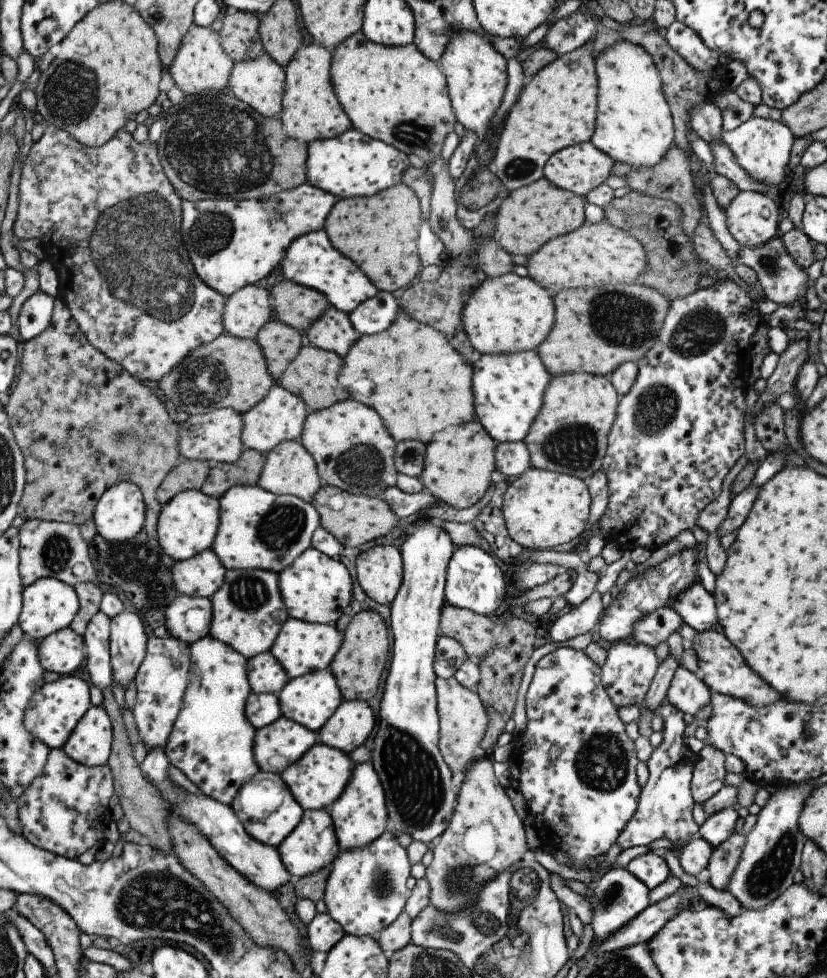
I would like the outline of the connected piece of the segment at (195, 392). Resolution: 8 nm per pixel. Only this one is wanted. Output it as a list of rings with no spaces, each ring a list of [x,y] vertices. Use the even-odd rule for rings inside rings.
[[[222,332],[210,343],[200,344],[185,355],[152,387],[164,404],[171,404],[177,410],[180,408],[190,417],[221,407],[243,414],[267,394],[274,382],[268,373],[260,346],[254,339],[232,337]]]

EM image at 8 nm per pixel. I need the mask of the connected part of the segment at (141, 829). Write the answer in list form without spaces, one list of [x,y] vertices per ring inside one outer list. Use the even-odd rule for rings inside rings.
[[[107,687],[101,689],[101,697],[98,699],[98,704],[107,713],[111,723],[112,743],[111,750],[106,760],[106,765],[110,768],[112,774],[112,783],[114,786],[114,794],[119,799],[119,804],[122,808],[130,828],[139,832],[140,836],[146,836],[149,839],[149,846],[164,852],[165,854],[171,853],[172,848],[170,845],[169,833],[166,829],[165,819],[167,810],[167,804],[163,800],[160,792],[150,782],[143,778],[141,769],[138,767],[133,759],[132,748],[127,738],[127,732],[123,727],[123,721],[121,714],[119,713],[119,707],[113,699],[113,693],[111,688]]]

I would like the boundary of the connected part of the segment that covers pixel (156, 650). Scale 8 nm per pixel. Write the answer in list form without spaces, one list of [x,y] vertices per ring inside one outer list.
[[[154,637],[146,640],[145,654],[135,673],[135,704],[132,708],[133,722],[146,751],[163,749],[173,728],[182,698],[187,688],[190,652],[188,645],[173,637]]]

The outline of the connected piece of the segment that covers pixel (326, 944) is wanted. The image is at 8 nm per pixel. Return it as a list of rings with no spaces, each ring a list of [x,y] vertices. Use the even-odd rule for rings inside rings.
[[[326,912],[316,913],[306,925],[306,938],[311,950],[327,952],[344,934]]]

